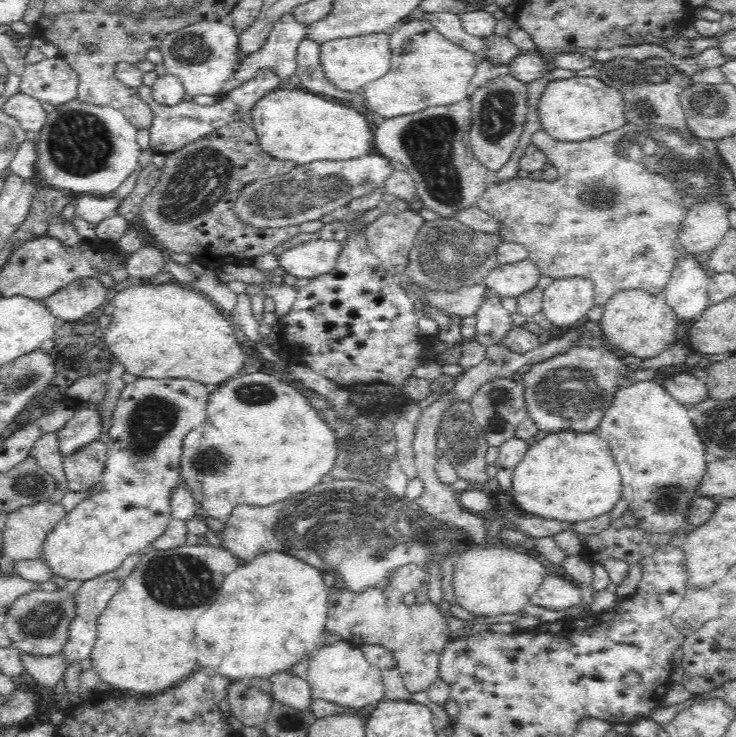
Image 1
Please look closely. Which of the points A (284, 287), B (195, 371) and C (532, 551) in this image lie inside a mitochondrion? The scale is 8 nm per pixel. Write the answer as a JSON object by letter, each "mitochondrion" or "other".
{"A":"other","B":"other","C":"other"}

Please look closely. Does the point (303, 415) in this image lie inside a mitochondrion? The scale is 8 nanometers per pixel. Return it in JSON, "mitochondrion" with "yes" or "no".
{"mitochondrion":"no"}

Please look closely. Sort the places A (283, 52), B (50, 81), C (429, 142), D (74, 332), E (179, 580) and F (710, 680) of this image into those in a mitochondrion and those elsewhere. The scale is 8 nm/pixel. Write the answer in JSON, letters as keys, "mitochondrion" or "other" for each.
{"A":"other","B":"mitochondrion","C":"mitochondrion","D":"other","E":"mitochondrion","F":"other"}

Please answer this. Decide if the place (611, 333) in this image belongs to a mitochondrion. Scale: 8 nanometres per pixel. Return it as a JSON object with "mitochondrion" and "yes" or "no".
{"mitochondrion":"no"}

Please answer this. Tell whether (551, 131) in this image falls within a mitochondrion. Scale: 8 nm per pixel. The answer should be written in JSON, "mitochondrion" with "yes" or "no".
{"mitochondrion":"no"}

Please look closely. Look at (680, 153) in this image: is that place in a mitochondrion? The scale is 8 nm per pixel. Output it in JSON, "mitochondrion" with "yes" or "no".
{"mitochondrion":"yes"}

